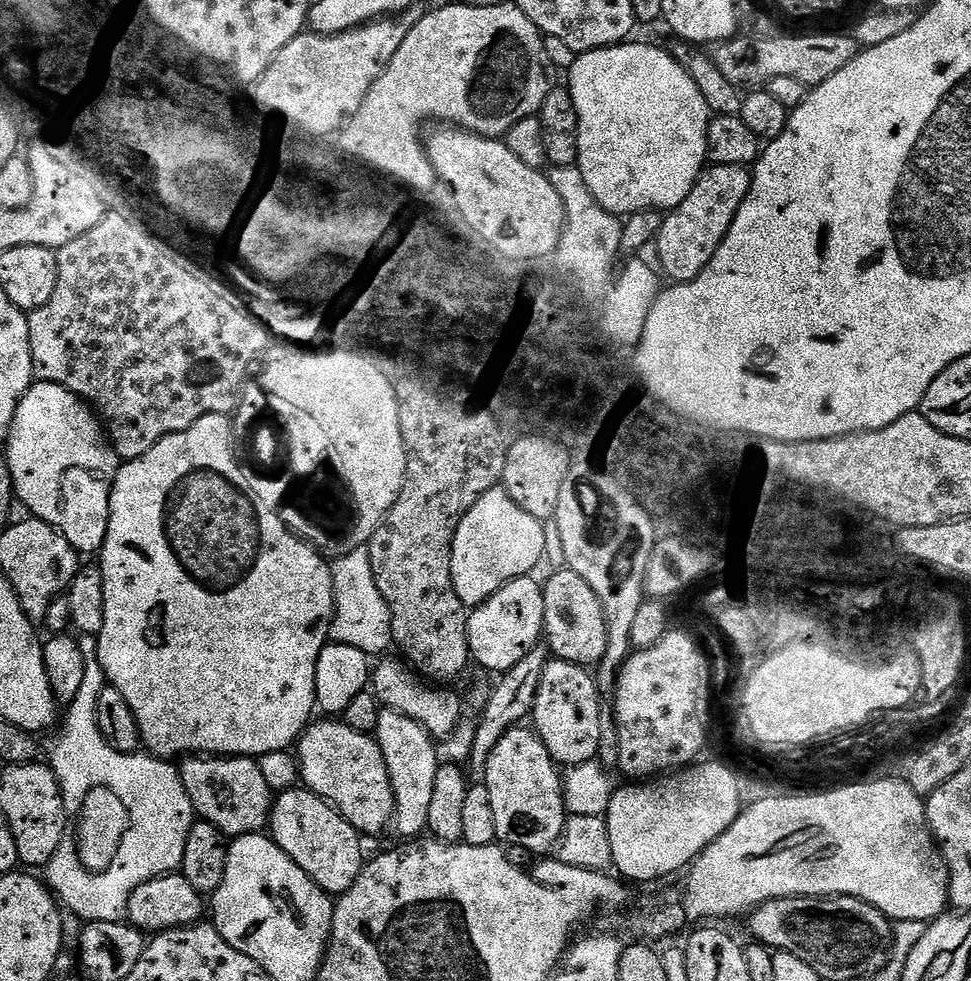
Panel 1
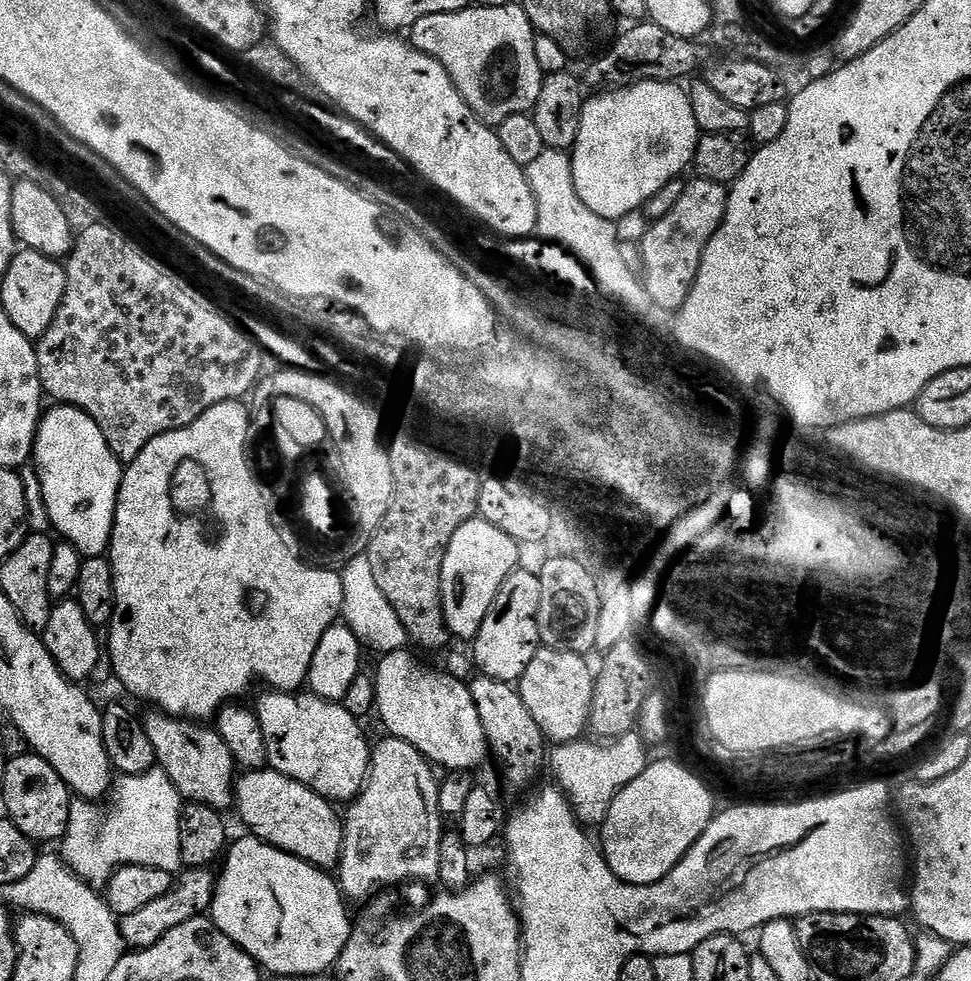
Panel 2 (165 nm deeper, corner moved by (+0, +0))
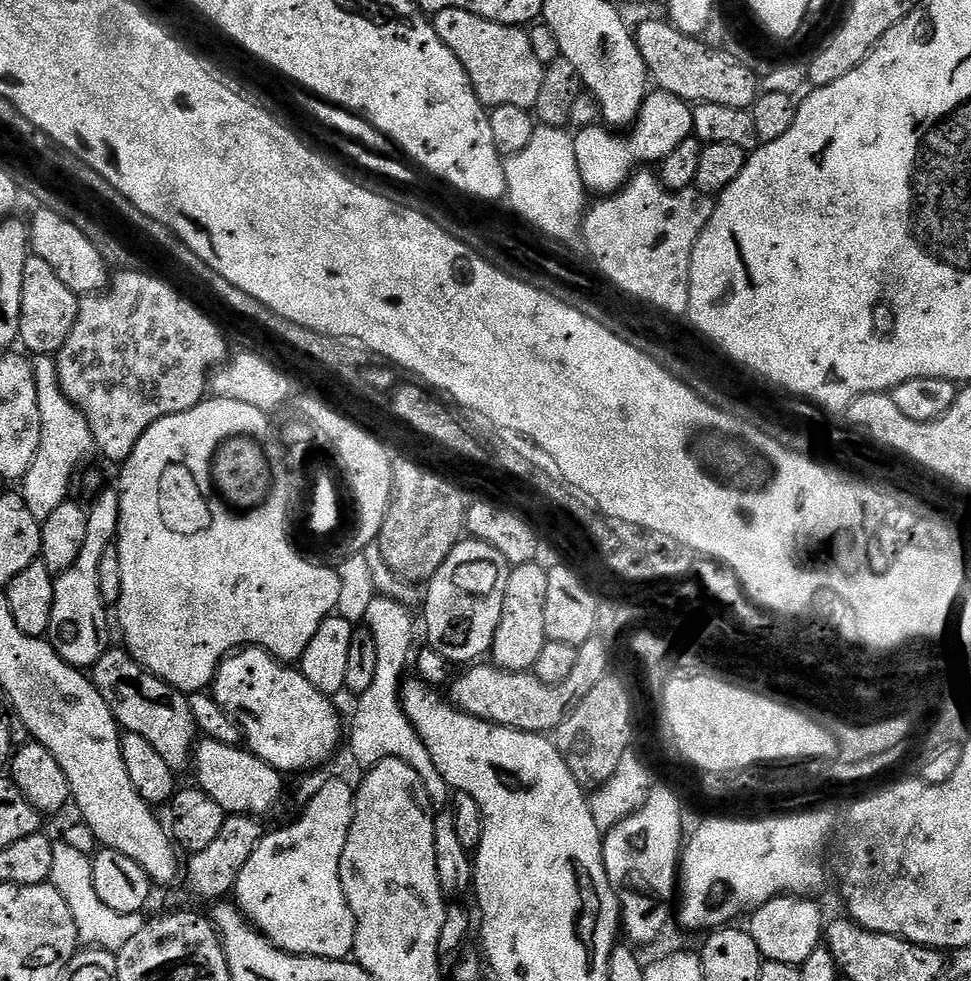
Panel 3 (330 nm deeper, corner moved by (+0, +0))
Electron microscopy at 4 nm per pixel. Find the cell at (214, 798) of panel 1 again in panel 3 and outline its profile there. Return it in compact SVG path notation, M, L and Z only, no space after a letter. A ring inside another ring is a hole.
M120 646L109 647L108 652L98 658L98 662L90 669L90 679L124 732L133 732L146 738L146 742L158 750L158 755L166 761L166 766L170 766L172 772L183 774L187 768L189 771L194 745L198 740L198 729L191 699L185 693L177 692L174 686L146 672Z

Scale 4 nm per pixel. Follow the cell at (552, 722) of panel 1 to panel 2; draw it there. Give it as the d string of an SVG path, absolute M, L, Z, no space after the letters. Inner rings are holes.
M541 646L530 658L526 674L518 682L518 691L526 710L530 710L538 730L542 730L545 741L553 745L574 743L589 731L588 719L594 702L596 678L594 668L587 664L579 652L554 650Z

